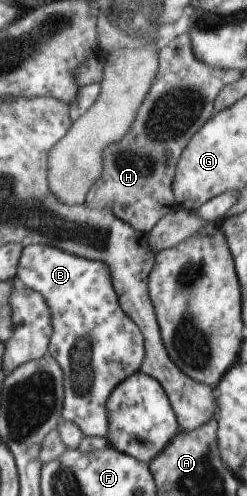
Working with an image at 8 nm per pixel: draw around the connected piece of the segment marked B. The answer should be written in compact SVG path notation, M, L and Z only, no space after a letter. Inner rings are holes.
M42 243L26 245L17 264L16 281L39 292L46 301L52 330L47 354L57 361L63 374L64 402L62 421L73 422L84 437L107 435L107 410L105 404L110 391L124 379L139 370L144 351L143 338L138 327L122 312L120 301L114 292L109 269L102 261L85 259Z

